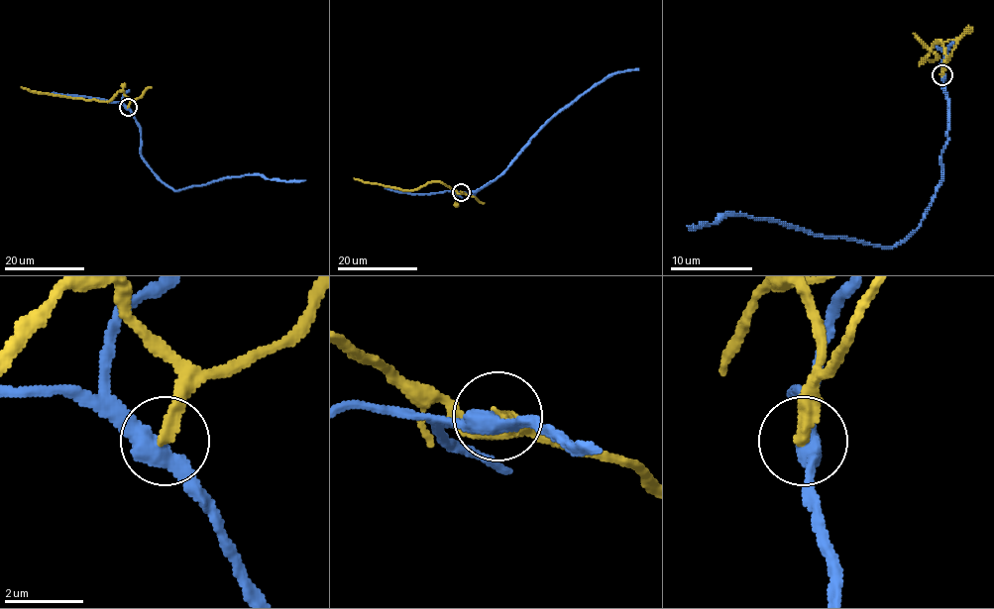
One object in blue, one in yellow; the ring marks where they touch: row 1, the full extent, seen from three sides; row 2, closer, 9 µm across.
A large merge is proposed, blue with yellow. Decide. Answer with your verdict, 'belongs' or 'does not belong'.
does not belong

